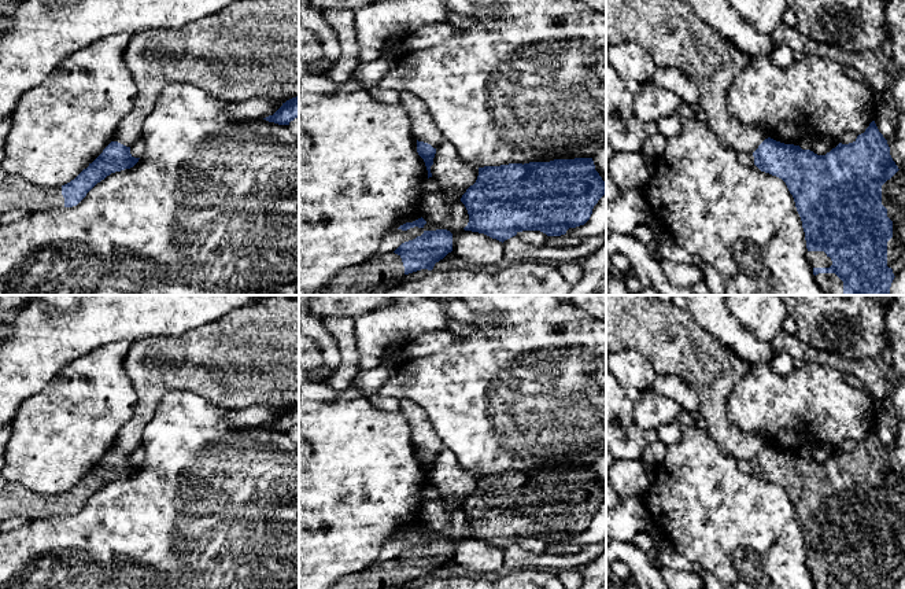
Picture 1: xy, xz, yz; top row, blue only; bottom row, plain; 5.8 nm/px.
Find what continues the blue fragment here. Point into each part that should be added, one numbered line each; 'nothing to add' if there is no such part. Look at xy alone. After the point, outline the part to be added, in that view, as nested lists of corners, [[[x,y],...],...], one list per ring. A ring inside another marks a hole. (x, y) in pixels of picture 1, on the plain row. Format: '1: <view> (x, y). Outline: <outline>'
1: xy (15, 500). Outline: [[[5,482],[0,487],[0,523],[23,516],[30,520],[64,515],[62,494],[47,497],[37,494],[19,483]]]

